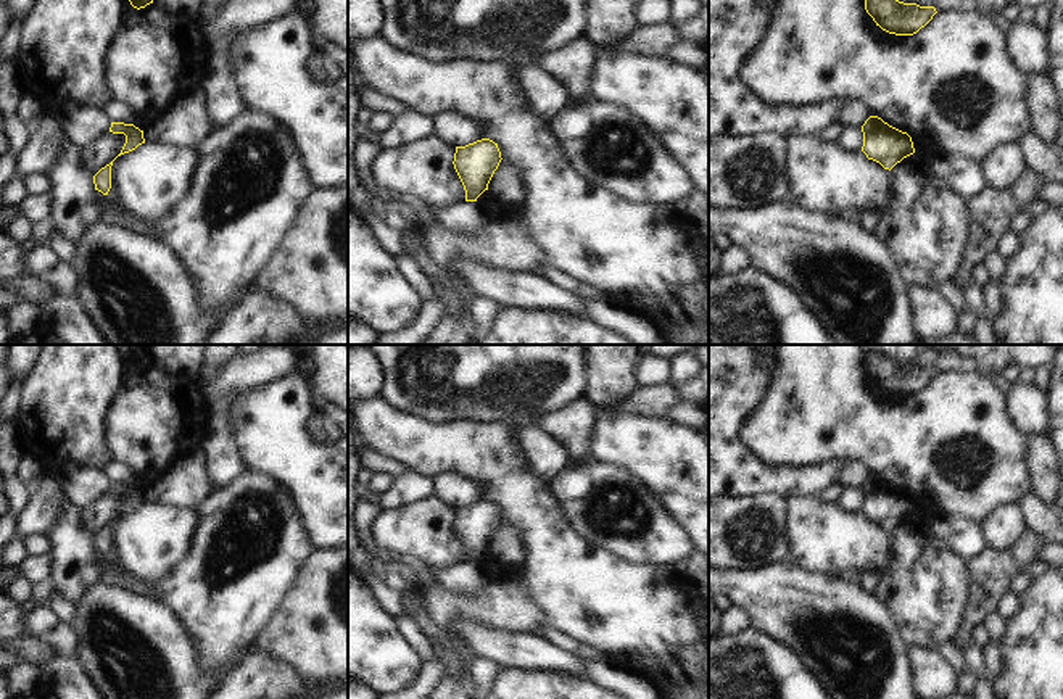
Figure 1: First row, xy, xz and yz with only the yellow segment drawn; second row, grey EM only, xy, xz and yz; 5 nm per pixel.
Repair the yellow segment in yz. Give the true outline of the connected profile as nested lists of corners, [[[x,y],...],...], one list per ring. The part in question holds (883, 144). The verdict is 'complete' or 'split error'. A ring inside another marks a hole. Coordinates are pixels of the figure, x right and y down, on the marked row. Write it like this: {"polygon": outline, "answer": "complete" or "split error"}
{"polygon": [[[870,116],[862,126],[862,132],[862,151],[884,169],[891,171],[904,158],[915,153],[912,137],[878,116]]], "answer": "complete"}

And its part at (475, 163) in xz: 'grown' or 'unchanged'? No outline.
unchanged

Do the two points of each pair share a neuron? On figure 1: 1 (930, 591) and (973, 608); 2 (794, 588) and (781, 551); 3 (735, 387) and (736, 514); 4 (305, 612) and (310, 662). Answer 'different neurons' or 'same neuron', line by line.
1: different neurons
2: different neurons
3: different neurons
4: same neuron

